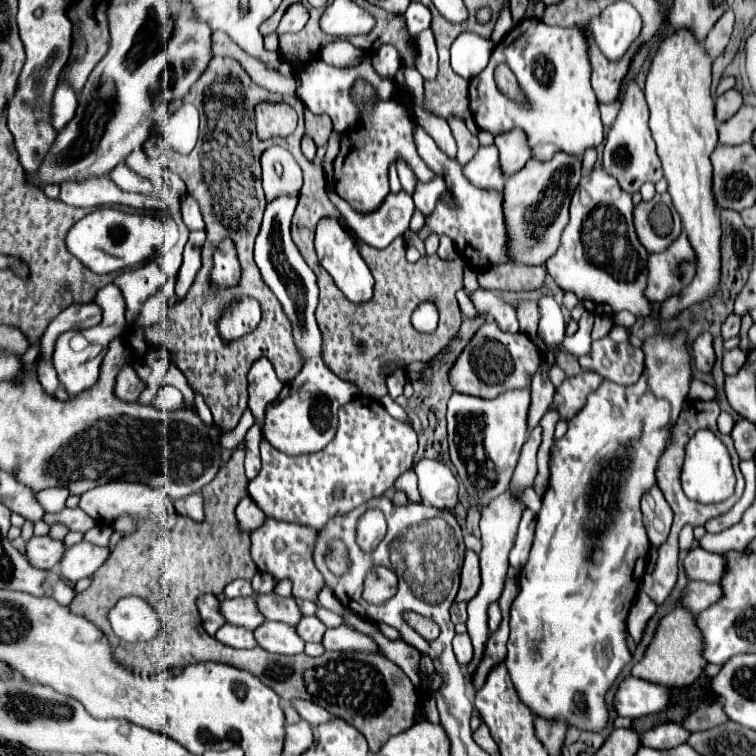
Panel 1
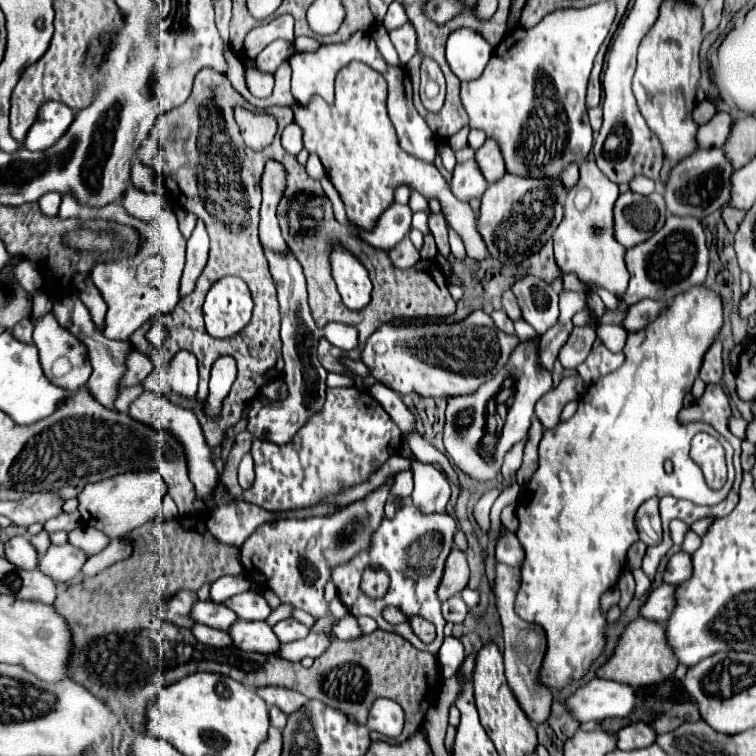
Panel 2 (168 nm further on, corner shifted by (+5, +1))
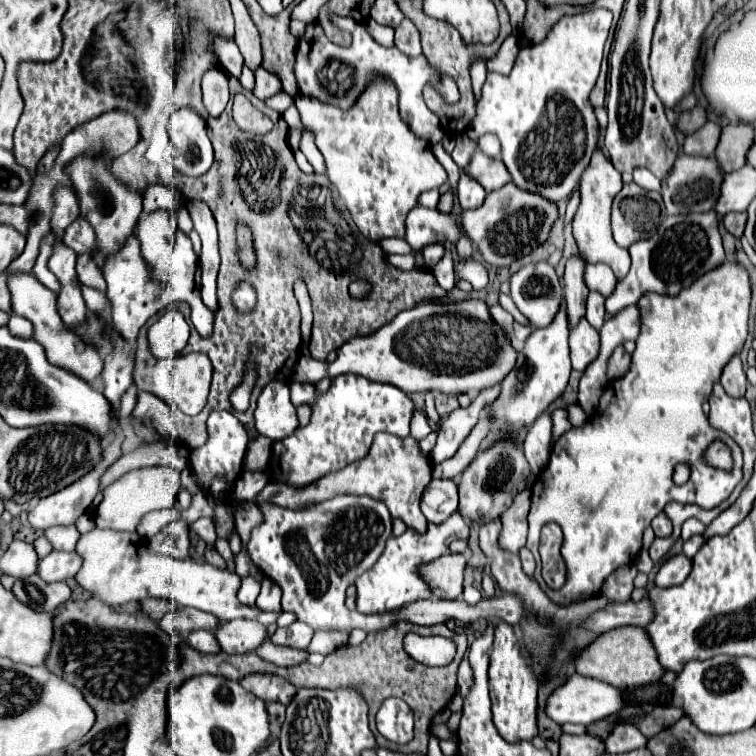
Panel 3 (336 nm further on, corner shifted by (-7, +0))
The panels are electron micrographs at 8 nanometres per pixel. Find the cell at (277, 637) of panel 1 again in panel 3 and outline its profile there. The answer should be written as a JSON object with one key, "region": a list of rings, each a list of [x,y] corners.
{"region":[[[246,619],[218,621],[214,633],[224,653],[254,651],[262,641],[268,639],[264,625],[260,625],[258,621],[246,621]]]}

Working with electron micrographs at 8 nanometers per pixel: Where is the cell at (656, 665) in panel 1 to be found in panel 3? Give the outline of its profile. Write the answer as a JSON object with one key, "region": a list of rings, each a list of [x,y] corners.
{"region":[[[616,627],[612,631],[598,635],[592,643],[582,647],[574,655],[574,665],[576,665],[576,673],[584,677],[600,679],[618,689],[648,685],[658,681],[664,675],[664,669],[658,663],[656,651],[642,627]]]}

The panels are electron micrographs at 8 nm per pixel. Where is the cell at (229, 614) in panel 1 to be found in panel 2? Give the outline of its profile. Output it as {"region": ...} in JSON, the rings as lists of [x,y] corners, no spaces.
{"region":[[[198,600],[192,608],[192,618],[198,624],[206,624],[210,628],[218,628],[218,630],[228,630],[228,626],[232,626],[232,622],[236,622],[236,614],[232,614],[232,610],[228,610],[228,606],[224,604],[216,604],[212,600]]]}

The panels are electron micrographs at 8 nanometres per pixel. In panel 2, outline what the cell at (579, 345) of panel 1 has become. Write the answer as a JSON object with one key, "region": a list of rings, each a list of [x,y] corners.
{"region":[[[516,320],[514,326],[516,326],[516,336],[518,336],[520,340],[524,340],[524,342],[530,342],[530,340],[534,340],[534,338],[538,336],[538,334],[532,330],[532,326],[528,326],[528,322],[524,322],[524,320]]]}

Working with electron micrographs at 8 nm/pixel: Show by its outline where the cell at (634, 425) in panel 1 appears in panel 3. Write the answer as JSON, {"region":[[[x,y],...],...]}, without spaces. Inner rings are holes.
{"region":[[[724,261],[720,267],[714,267],[712,271],[708,271],[708,275],[702,275],[700,279],[696,279],[696,283],[692,283],[692,287],[686,287],[684,291],[680,291],[680,295],[658,295],[658,293],[644,293],[640,297],[640,303],[636,303],[638,311],[640,311],[640,335],[636,339],[636,349],[632,353],[632,365],[630,365],[630,371],[612,381],[610,387],[604,391],[602,399],[600,399],[600,405],[598,405],[598,411],[594,413],[594,417],[590,421],[586,421],[582,427],[574,427],[570,429],[568,433],[564,433],[554,449],[552,449],[552,455],[550,455],[550,463],[548,467],[538,475],[536,483],[532,485],[532,507],[530,507],[530,515],[528,515],[528,523],[530,523],[530,533],[528,533],[528,543],[526,547],[534,553],[534,559],[536,559],[536,581],[540,583],[540,587],[544,589],[544,593],[554,601],[554,603],[560,603],[560,605],[568,605],[570,601],[580,601],[582,595],[596,595],[604,583],[604,579],[614,571],[618,569],[620,565],[624,563],[630,563],[634,561],[636,553],[642,549],[642,533],[644,529],[650,525],[652,517],[656,517],[662,509],[664,509],[664,503],[668,501],[674,501],[678,499],[680,503],[694,503],[694,505],[700,505],[704,509],[712,509],[712,507],[718,507],[730,493],[732,489],[736,487],[736,483],[742,479],[742,451],[736,443],[732,443],[732,439],[722,433],[722,431],[716,431],[708,425],[708,419],[706,415],[702,413],[702,401],[706,401],[712,393],[712,387],[714,383],[720,379],[720,373],[722,369],[726,367],[726,363],[738,355],[744,347],[744,341],[748,337],[748,313],[750,313],[750,301],[752,301],[752,291],[750,291],[750,275],[746,271],[746,267],[742,263],[734,263],[734,261]],[[714,441],[722,441],[730,447],[732,451],[732,471],[722,471],[722,469],[716,469],[712,465],[708,465],[708,461],[704,459],[704,453],[706,449],[710,447],[710,443]],[[678,463],[690,463],[692,465],[692,473],[690,473],[690,479],[684,483],[684,485],[676,485],[672,481],[672,471]],[[548,521],[556,521],[562,531],[564,531],[564,543],[562,543],[562,557],[566,561],[566,567],[568,567],[568,577],[566,577],[566,585],[562,589],[550,589],[542,575],[540,575],[540,553],[538,553],[538,545],[540,545],[540,531],[542,527],[548,523]]]}

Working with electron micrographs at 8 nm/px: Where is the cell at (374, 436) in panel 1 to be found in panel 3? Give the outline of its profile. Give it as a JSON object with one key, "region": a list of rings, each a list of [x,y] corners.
{"region":[[[344,373],[332,379],[328,391],[320,393],[312,383],[292,383],[292,403],[308,403],[312,409],[310,423],[296,429],[290,437],[276,441],[272,447],[274,479],[294,487],[304,487],[330,471],[340,471],[346,465],[362,459],[378,431],[406,437],[410,419],[416,411],[412,399],[394,385],[374,383],[366,377]]]}

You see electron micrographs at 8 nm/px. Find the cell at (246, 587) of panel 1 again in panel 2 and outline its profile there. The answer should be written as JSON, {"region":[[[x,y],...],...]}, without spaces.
{"region":[[[238,574],[238,576],[222,576],[218,578],[212,588],[210,588],[210,598],[218,604],[226,602],[228,598],[246,592],[252,588],[252,580],[246,574]]]}

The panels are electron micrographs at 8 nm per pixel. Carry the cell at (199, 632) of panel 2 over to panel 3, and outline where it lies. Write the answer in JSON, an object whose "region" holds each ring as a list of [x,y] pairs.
{"region":[[[192,631],[188,637],[186,637],[186,643],[200,651],[200,653],[218,653],[220,647],[216,643],[216,637],[212,631]]]}

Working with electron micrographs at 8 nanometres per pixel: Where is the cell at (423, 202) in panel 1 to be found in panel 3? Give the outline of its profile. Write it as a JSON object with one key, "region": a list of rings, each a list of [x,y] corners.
{"region":[[[446,249],[446,255],[444,259],[432,269],[432,273],[436,275],[436,281],[446,289],[450,291],[454,287],[454,261],[450,257],[450,249]]]}

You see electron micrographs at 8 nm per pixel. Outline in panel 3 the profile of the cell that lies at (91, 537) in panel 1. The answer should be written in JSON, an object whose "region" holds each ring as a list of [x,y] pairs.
{"region":[[[94,529],[80,535],[76,543],[76,553],[82,557],[82,567],[76,573],[76,583],[86,589],[92,597],[108,603],[110,607],[120,607],[130,601],[144,601],[146,597],[166,599],[172,605],[196,607],[200,611],[212,613],[216,619],[256,619],[256,607],[244,607],[236,598],[241,578],[228,569],[214,567],[204,559],[174,559],[158,555],[142,545],[138,533],[120,533]]]}

